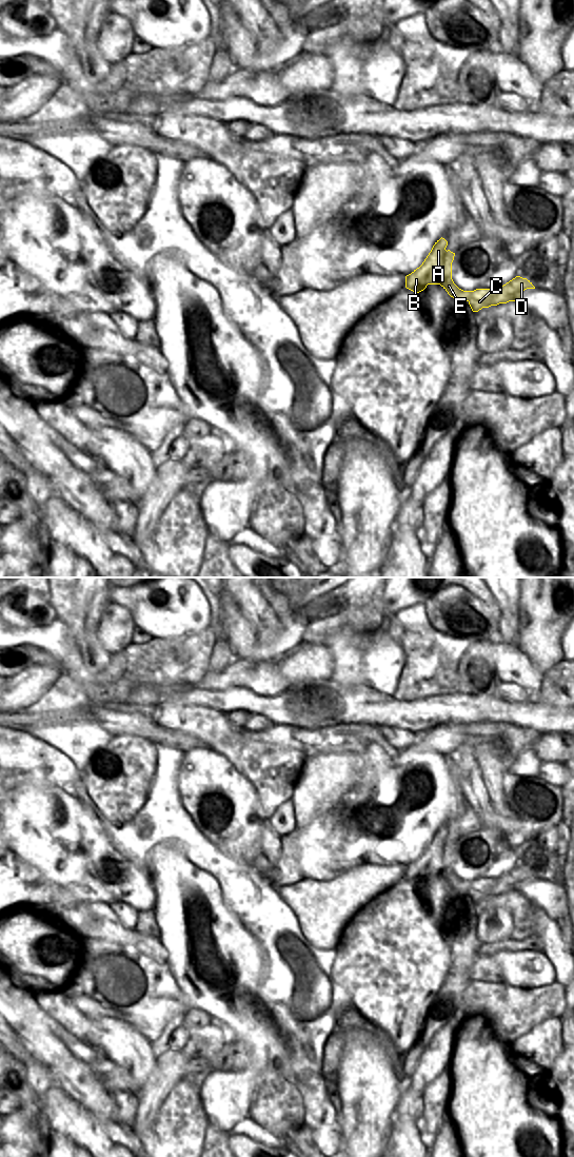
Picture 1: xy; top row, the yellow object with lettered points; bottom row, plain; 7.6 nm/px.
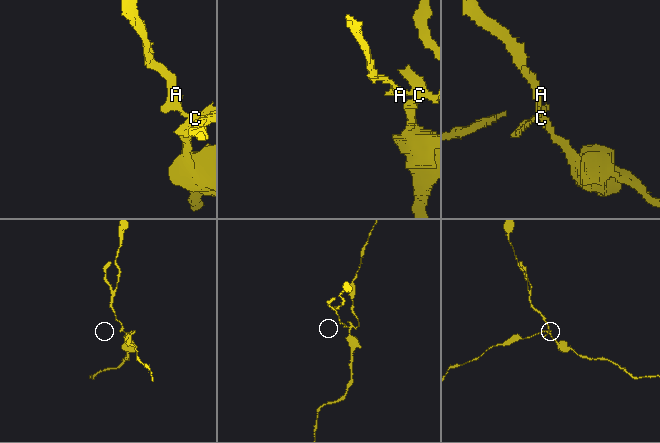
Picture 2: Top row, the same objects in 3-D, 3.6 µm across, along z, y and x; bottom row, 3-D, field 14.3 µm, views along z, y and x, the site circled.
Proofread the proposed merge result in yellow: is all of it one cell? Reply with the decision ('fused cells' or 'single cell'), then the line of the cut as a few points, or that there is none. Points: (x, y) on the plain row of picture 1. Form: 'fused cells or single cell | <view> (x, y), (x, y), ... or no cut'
fused cells | xy (471, 881), (471, 889), (469, 891)

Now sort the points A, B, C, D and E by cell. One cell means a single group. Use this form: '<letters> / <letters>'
A B E / C D

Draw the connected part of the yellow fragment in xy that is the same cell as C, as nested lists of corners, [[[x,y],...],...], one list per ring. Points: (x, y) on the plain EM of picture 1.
[[[516,866],[497,879],[476,879],[471,881],[469,895],[473,902],[478,902],[482,898],[499,894],[521,891],[522,882],[527,879],[535,879],[535,877],[527,868]]]

